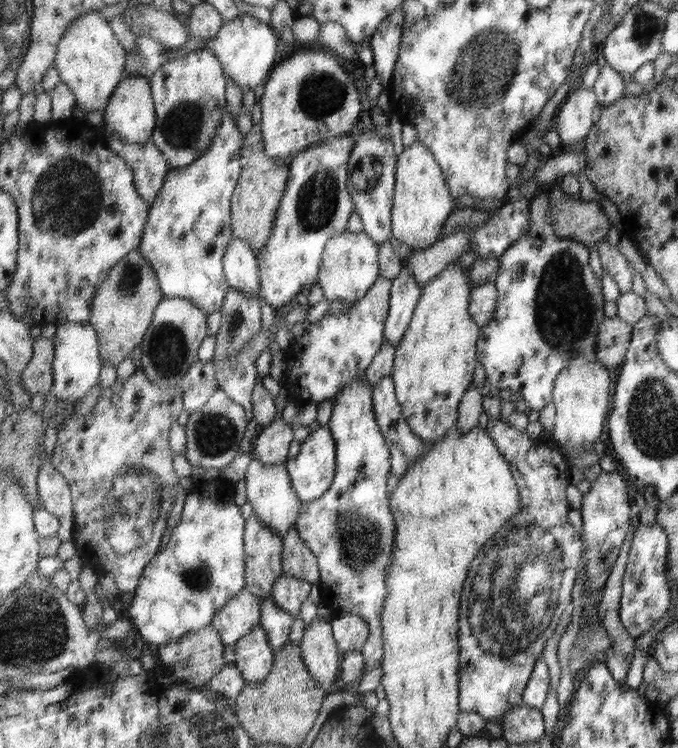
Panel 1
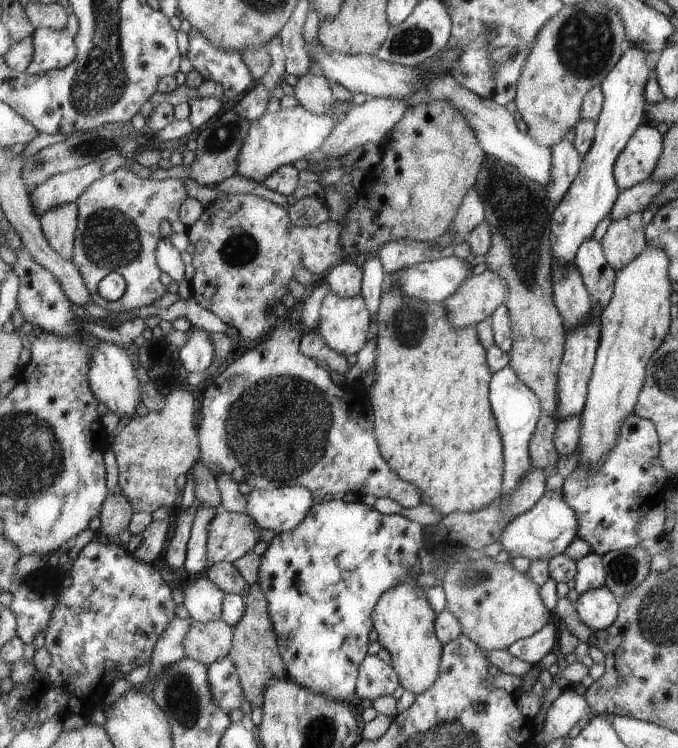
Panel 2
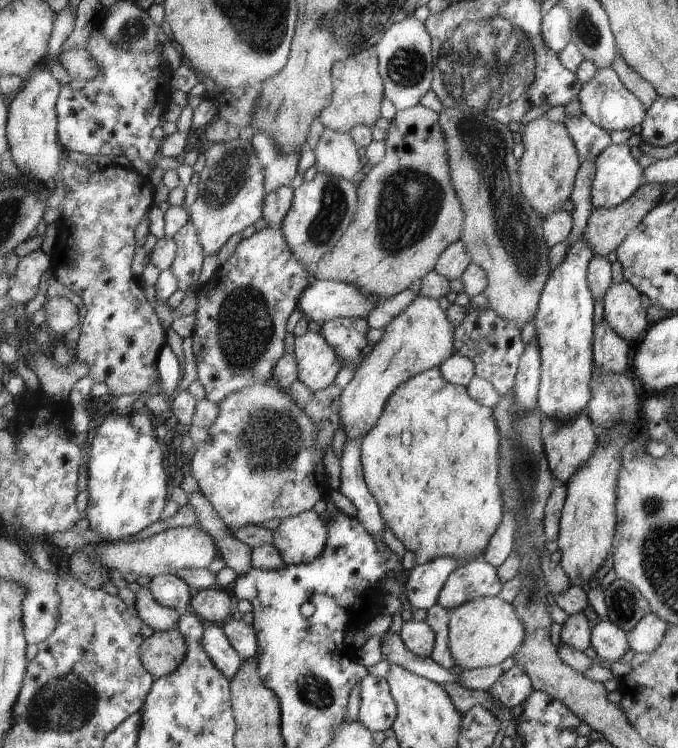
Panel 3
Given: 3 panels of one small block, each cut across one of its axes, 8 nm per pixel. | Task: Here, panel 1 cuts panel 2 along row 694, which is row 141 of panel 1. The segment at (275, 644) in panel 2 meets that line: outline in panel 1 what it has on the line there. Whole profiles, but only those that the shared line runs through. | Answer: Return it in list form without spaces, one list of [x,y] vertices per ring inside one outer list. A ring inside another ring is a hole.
[[[256,119],[244,140],[243,170],[232,199],[232,229],[234,236],[246,240],[259,256],[271,238],[279,205],[290,178],[290,165],[289,162],[279,162],[266,153],[260,119]]]

